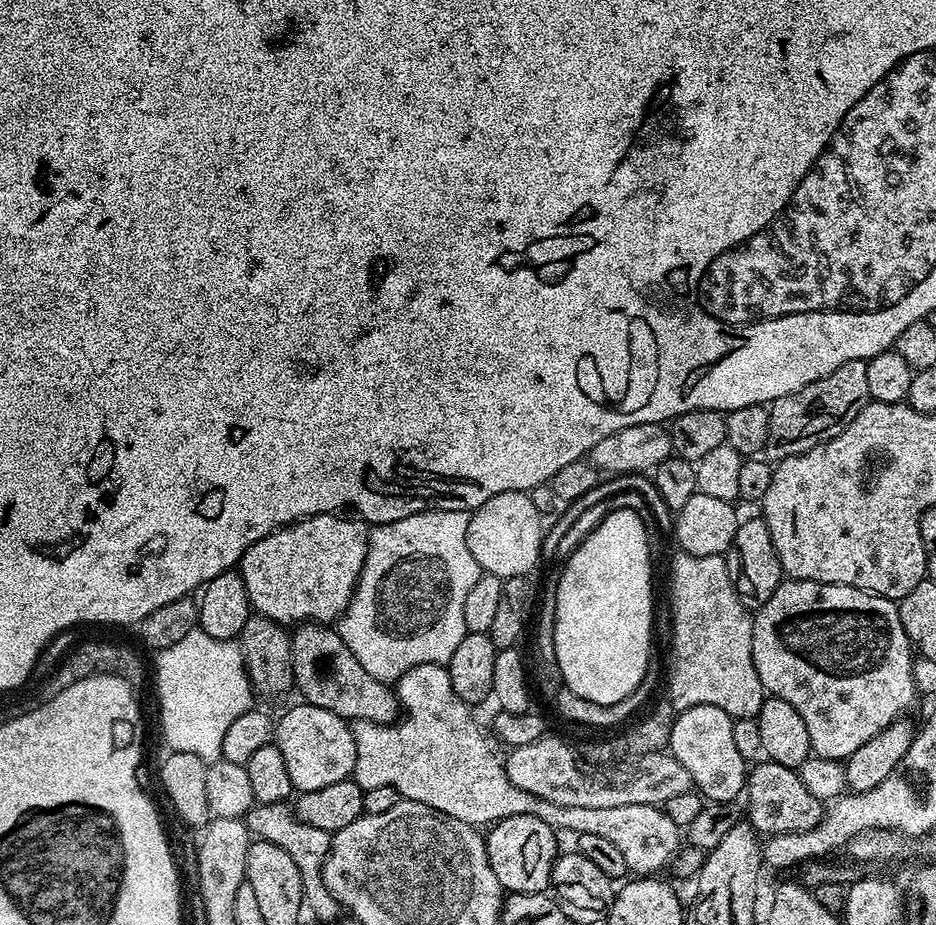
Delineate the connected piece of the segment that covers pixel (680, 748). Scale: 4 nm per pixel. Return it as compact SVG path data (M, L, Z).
M703 704L688 708L677 715L674 726L670 730L667 751L671 752L686 771L695 791L708 802L735 801L736 795L746 788L746 764L740 753L740 744L736 741L736 728L733 718L726 710L718 710L718 706Z

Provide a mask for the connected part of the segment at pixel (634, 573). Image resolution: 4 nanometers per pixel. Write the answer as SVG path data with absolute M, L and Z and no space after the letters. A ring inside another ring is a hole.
M636 508L614 510L569 554L568 559L563 561L561 568L564 569L561 570L560 581L556 584L554 630L558 635L554 638L554 646L556 647L558 676L564 679L562 681L563 687L573 691L575 695L580 695L590 702L600 703L602 706L610 706L612 703L620 702L635 691L647 672L648 658L654 652L654 647L652 647L652 556L648 553L648 527L649 525L642 518L638 518Z

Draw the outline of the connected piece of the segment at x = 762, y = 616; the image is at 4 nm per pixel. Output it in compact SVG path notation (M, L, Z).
M785 578L780 581L778 590L774 590L774 594L770 594L770 598L763 601L759 607L760 609L755 609L752 622L752 653L754 654L754 666L758 670L758 678L768 696L781 696L786 702L790 702L790 706L794 706L794 710L798 710L802 722L806 722L806 734L810 734L810 746L815 755L841 762L847 761L848 756L854 754L854 750L858 750L858 746L862 746L862 742L870 742L870 738L874 738L874 734L886 730L886 726L901 719L907 713L904 711L915 702L918 686L914 682L912 673L914 649L902 626L897 601L887 600L881 596L875 596L872 592L863 592L841 584L823 584L813 580Z

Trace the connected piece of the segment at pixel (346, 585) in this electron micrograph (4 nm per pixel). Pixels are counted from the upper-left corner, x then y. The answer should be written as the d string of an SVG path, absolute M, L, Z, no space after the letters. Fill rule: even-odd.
M331 512L306 516L286 528L277 528L244 551L238 571L246 582L248 600L259 615L285 626L297 626L305 621L322 625L339 621L348 608L358 578L362 574L362 566L368 553L370 531L369 525L363 519L347 520L344 516L347 515Z

